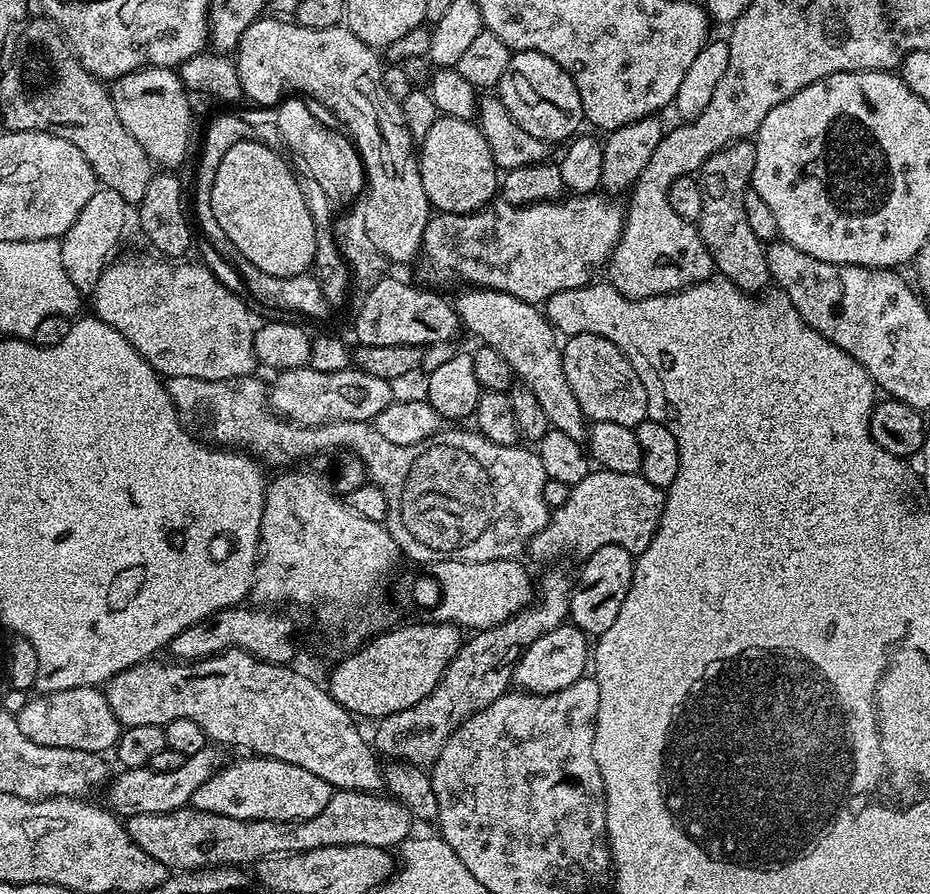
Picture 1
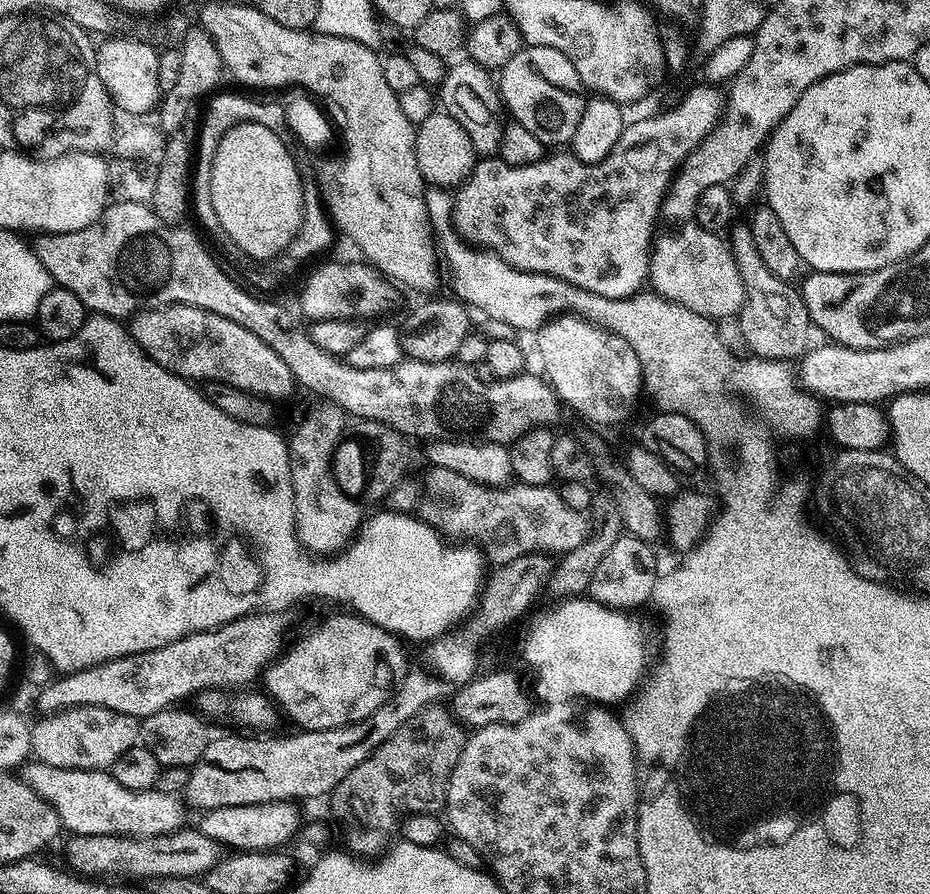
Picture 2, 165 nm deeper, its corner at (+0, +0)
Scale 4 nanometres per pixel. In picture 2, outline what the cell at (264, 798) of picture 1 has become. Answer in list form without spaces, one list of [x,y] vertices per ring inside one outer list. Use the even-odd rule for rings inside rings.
[[[287,800],[255,804],[254,806],[226,806],[203,813],[198,827],[206,838],[214,838],[225,849],[241,852],[267,852],[280,850],[284,843],[300,828],[300,812],[295,803]]]

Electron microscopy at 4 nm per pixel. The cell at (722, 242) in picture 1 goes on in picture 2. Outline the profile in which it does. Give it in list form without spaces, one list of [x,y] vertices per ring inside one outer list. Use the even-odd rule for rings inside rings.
[[[733,223],[730,229],[730,247],[734,262],[738,266],[738,274],[742,274],[744,304],[740,307],[738,321],[740,320],[740,332],[748,343],[747,351],[763,360],[790,362],[803,357],[810,344],[810,321],[799,287],[778,278],[778,274],[772,273],[766,267],[766,262],[762,262],[758,249],[754,247],[754,234],[750,234],[747,223]]]

